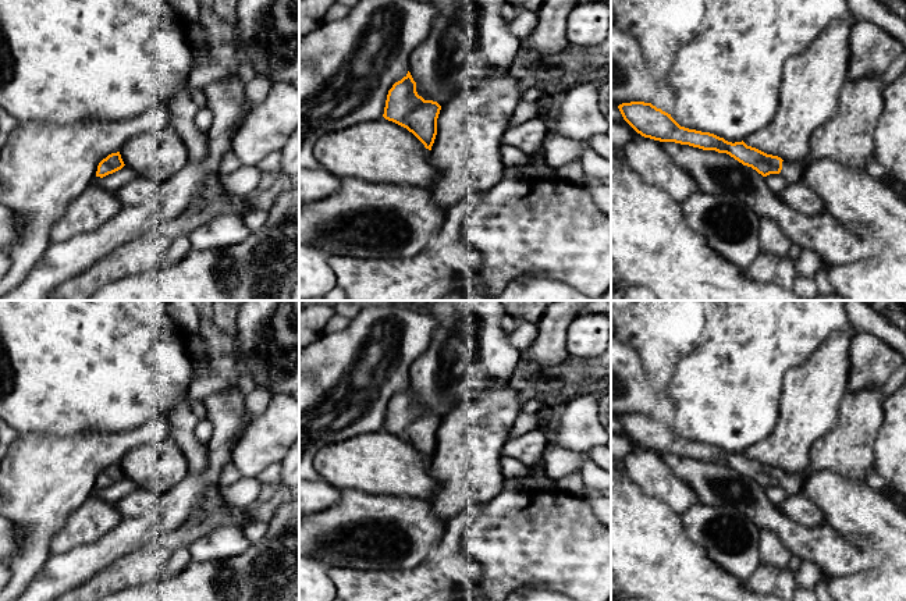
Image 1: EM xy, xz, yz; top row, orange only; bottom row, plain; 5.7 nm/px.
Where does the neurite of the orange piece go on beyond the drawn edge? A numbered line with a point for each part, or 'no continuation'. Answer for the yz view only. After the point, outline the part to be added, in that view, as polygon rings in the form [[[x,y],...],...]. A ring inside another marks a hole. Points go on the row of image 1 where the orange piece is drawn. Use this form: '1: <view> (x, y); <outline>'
1: yz (848, 137); [[[880,75],[845,82],[835,114],[813,132],[807,157],[796,163],[782,161],[779,174],[786,184],[800,182],[806,167],[811,161],[824,157],[832,159],[845,167],[864,170],[867,161],[874,157],[874,131],[884,107],[884,89],[885,85]]]

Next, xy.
no continuation

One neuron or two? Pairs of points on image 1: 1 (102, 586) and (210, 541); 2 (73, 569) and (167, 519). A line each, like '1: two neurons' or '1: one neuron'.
1: two neurons
2: one neuron

